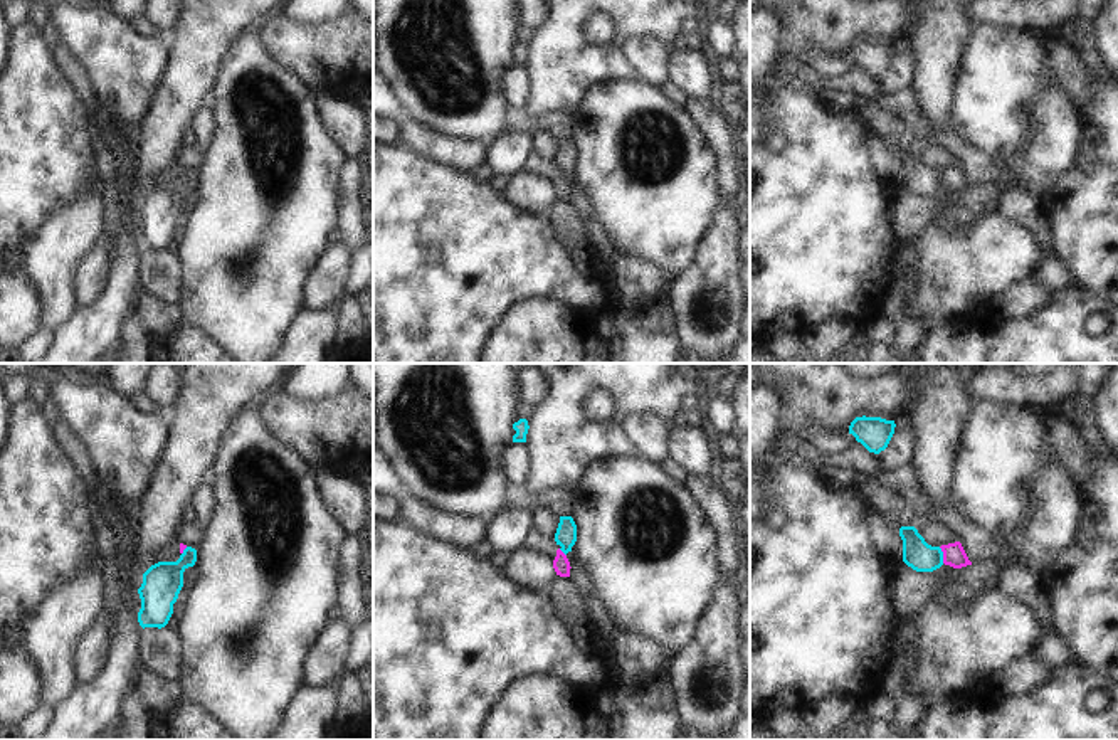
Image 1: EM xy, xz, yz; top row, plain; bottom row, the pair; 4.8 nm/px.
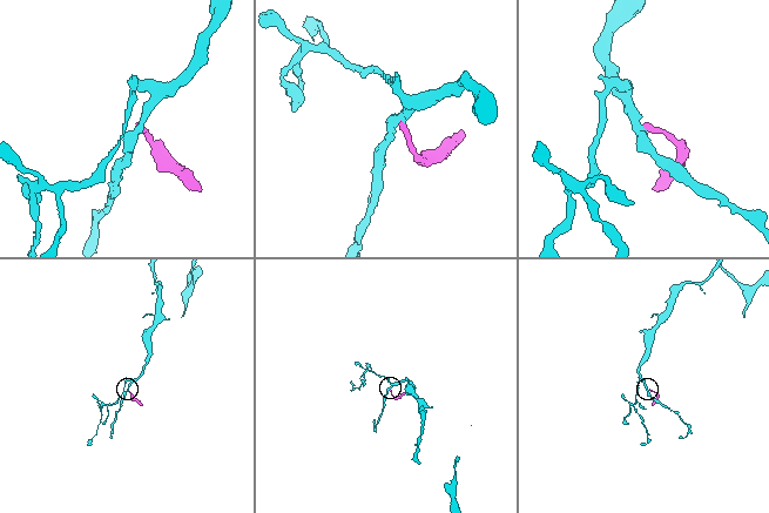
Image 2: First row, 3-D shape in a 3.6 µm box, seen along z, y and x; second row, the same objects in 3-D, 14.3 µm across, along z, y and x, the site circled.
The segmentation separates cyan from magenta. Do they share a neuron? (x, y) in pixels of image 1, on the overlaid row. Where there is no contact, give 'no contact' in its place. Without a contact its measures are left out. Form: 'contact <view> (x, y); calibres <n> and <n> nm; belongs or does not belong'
contact yz (942, 555); calibres 140 and 110 nm; does not belong

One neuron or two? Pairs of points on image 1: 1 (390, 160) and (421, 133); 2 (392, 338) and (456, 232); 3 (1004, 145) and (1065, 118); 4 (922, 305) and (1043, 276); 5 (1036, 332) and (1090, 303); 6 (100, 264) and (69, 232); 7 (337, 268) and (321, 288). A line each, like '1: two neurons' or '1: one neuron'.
1: two neurons
2: one neuron
3: two neurons
4: two neurons
5: one neuron
6: two neurons
7: one neuron

